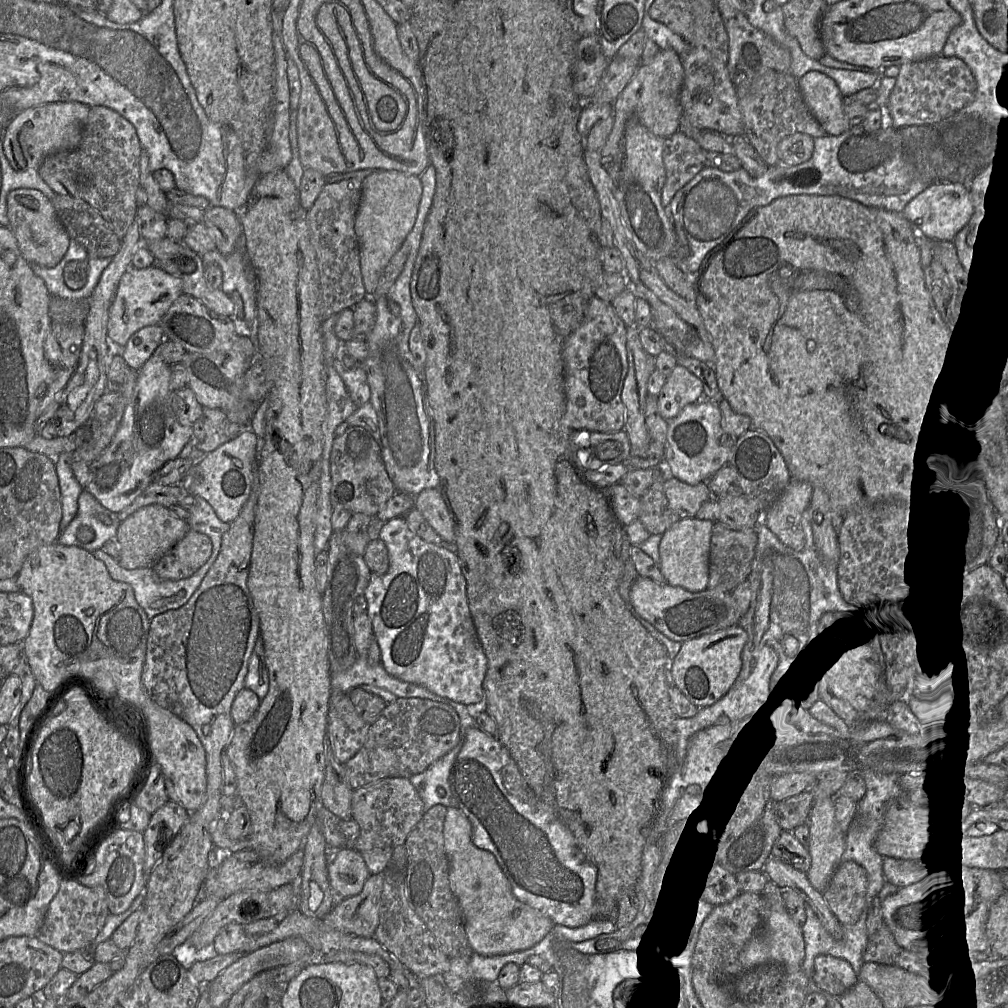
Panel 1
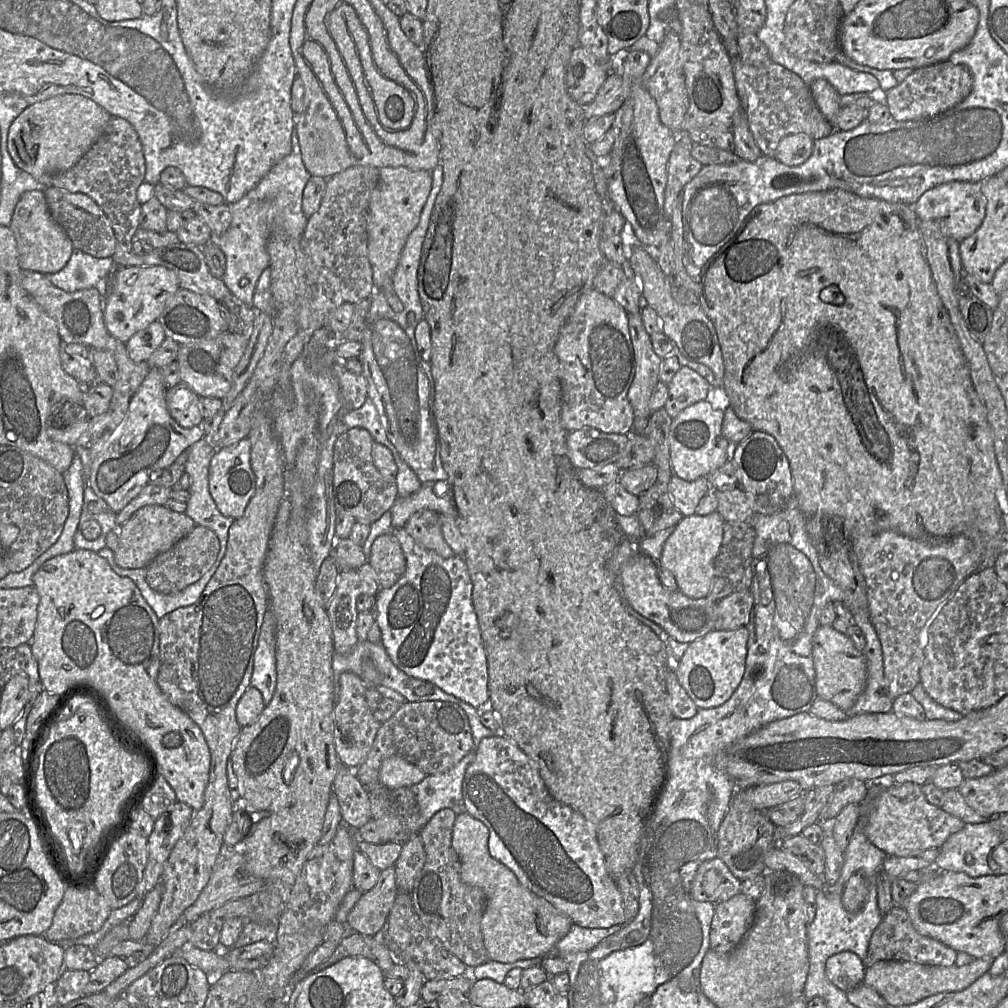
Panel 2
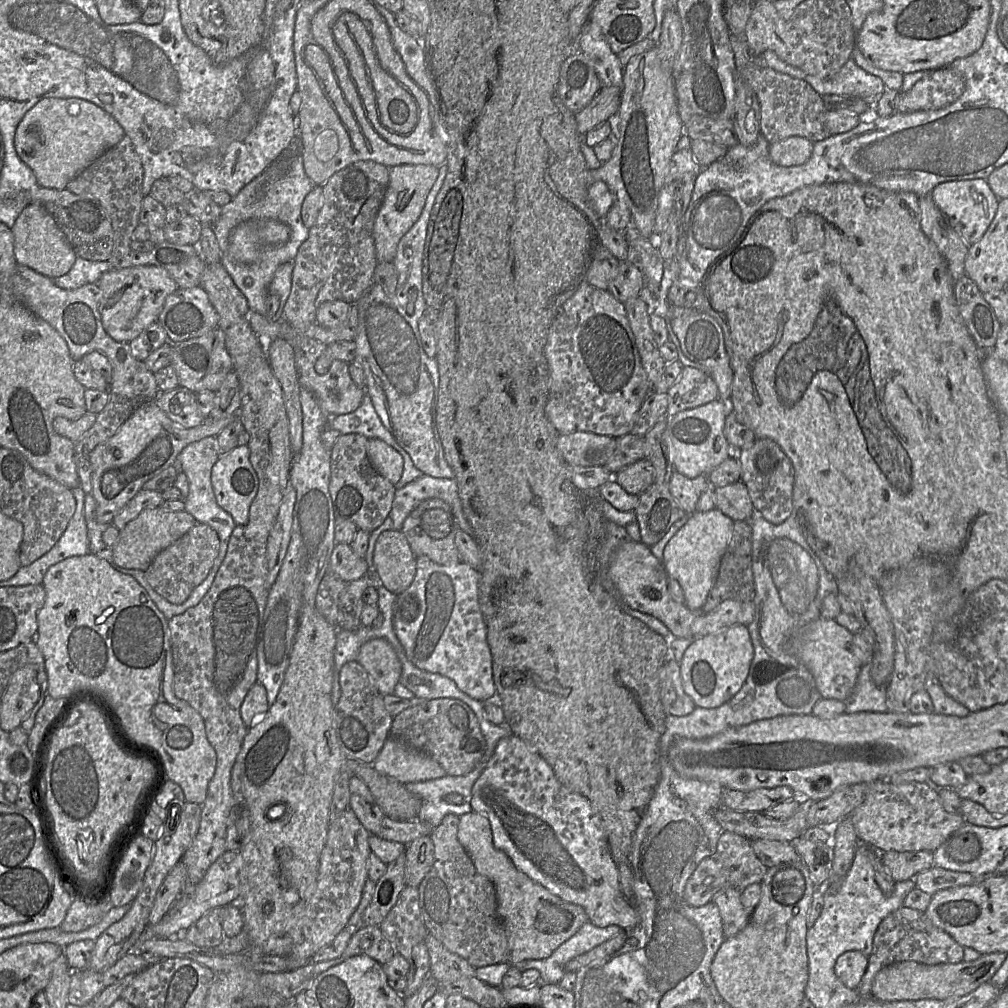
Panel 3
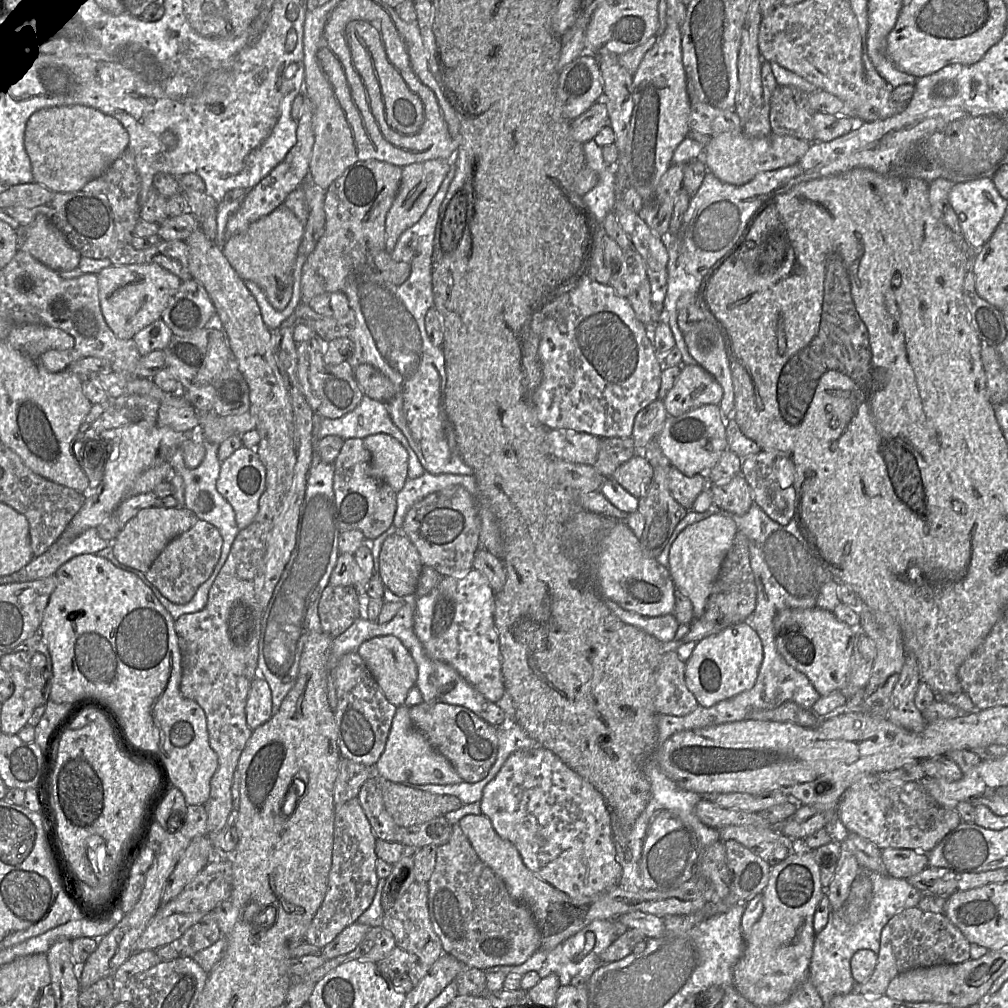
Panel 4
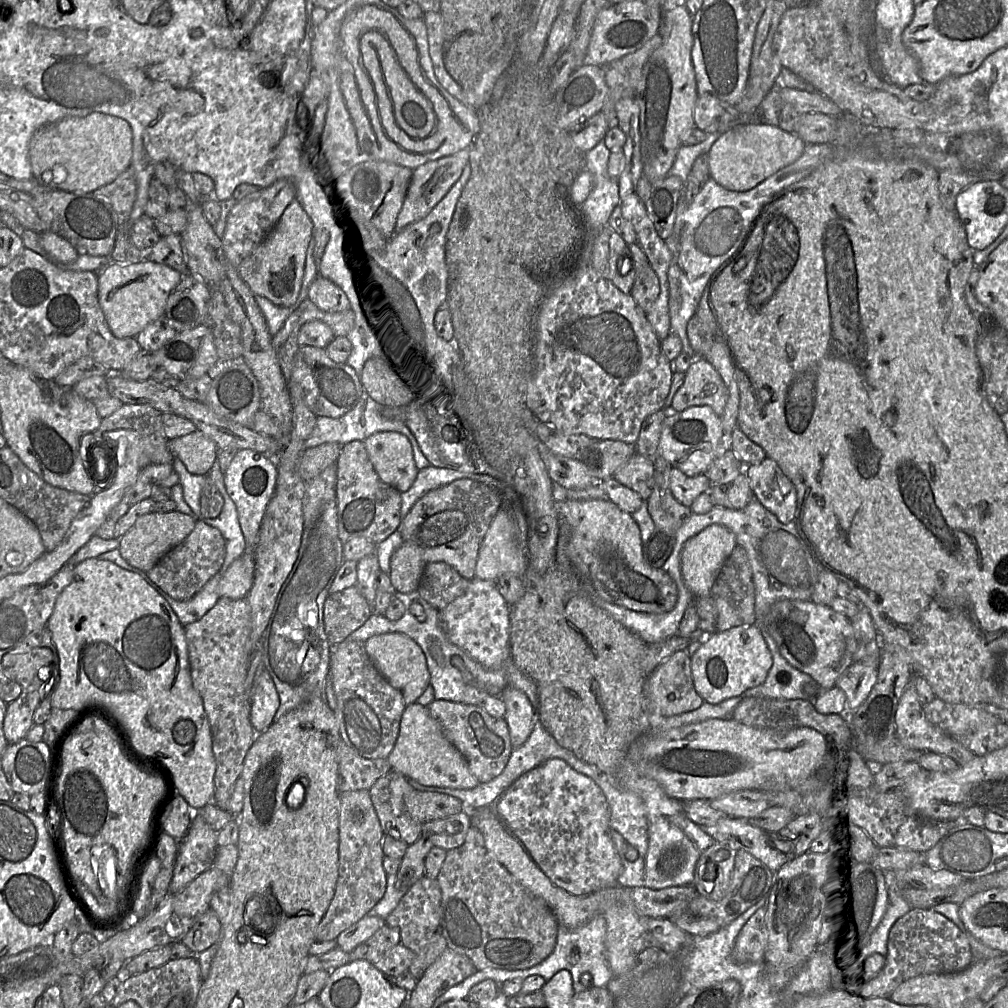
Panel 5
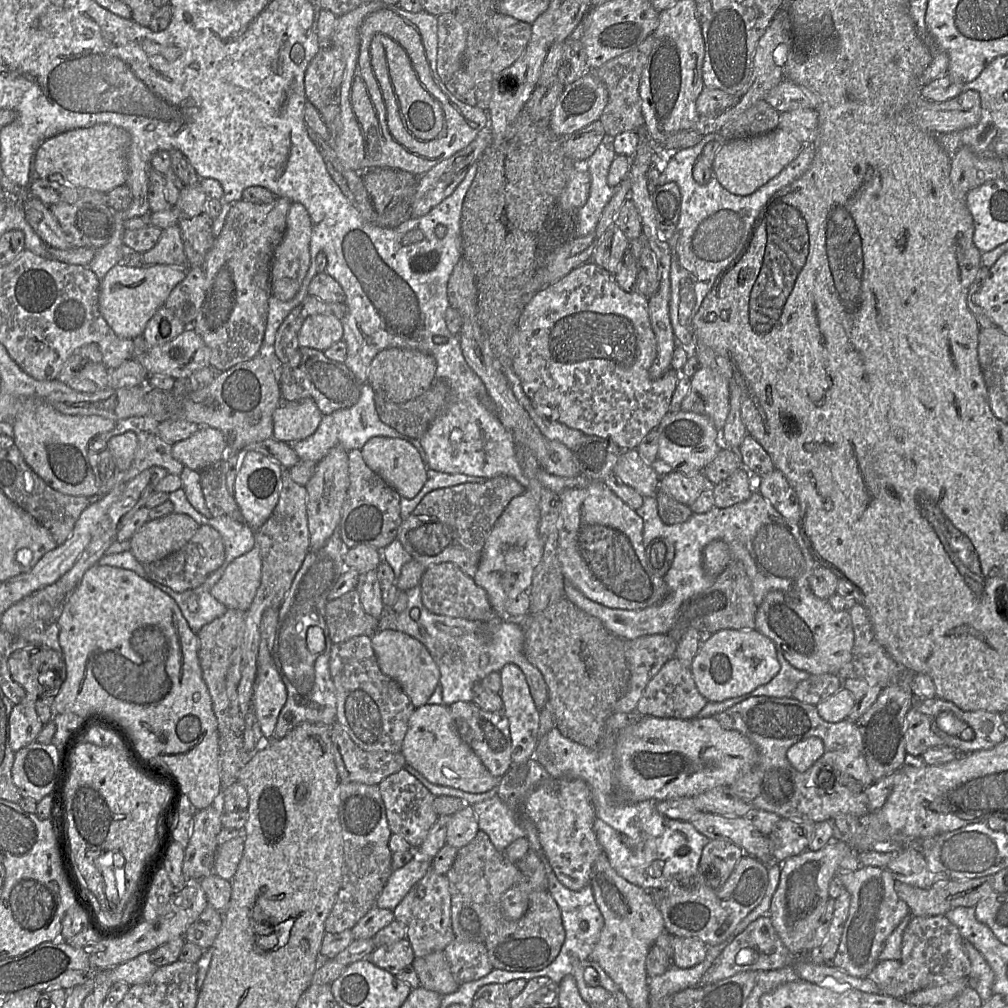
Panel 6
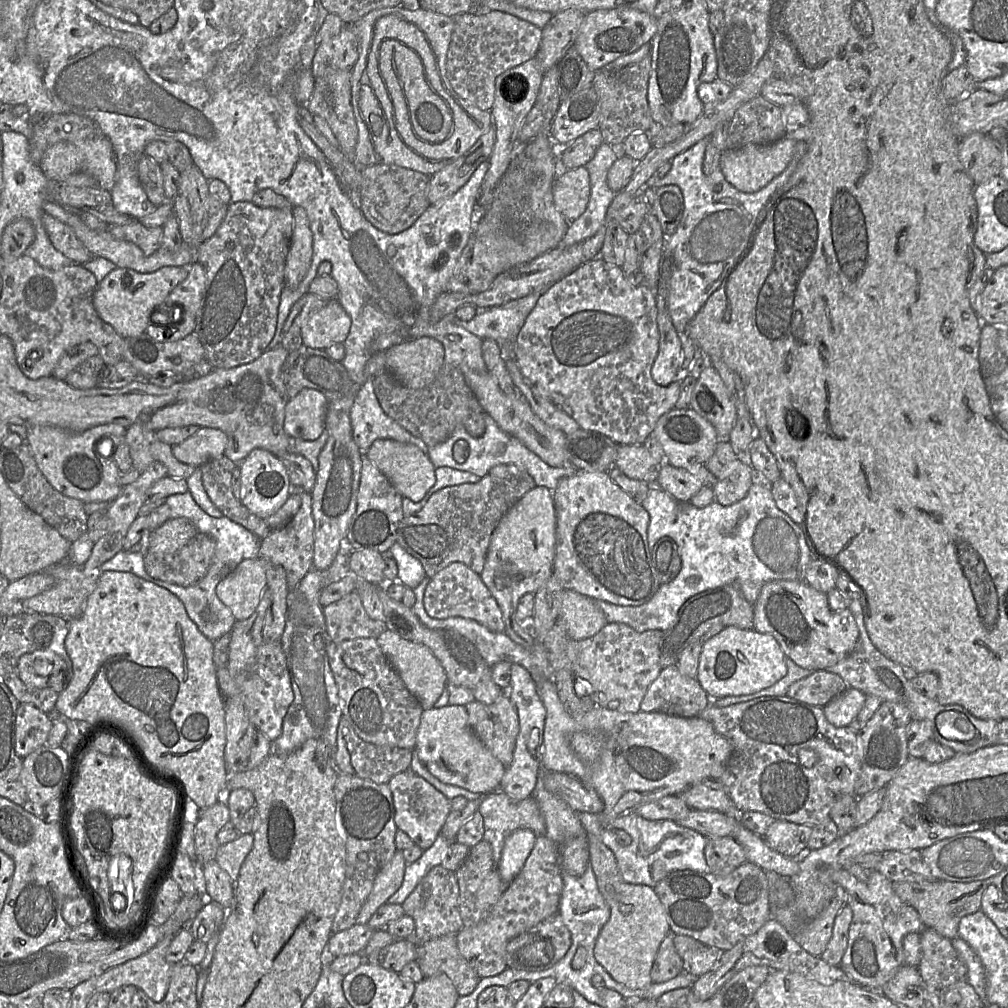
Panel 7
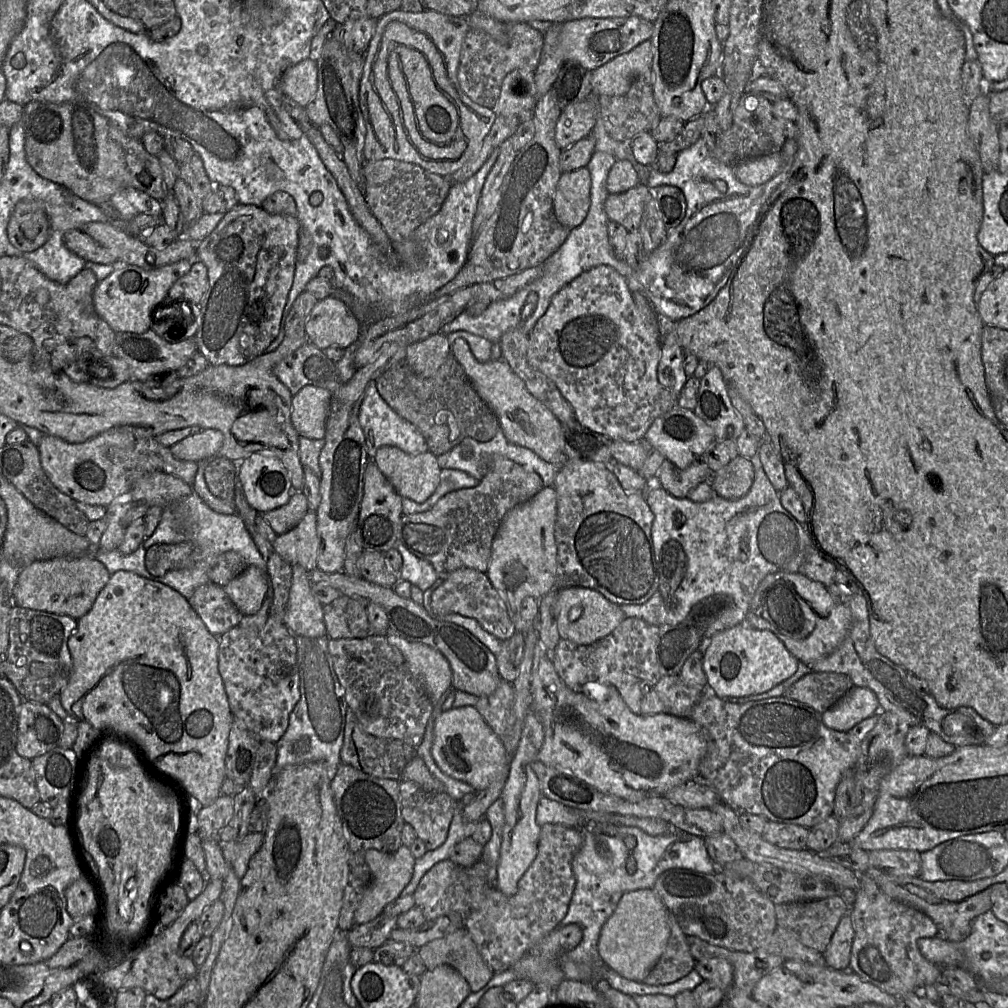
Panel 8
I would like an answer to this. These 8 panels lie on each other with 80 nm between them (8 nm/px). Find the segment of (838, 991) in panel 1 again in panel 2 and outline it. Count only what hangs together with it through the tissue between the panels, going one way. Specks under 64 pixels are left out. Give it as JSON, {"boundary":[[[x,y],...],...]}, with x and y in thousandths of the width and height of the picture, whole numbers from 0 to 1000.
{"boundary":[[[843,943],[824,948],[818,956],[819,969],[839,985],[856,976],[858,961],[853,949]]]}

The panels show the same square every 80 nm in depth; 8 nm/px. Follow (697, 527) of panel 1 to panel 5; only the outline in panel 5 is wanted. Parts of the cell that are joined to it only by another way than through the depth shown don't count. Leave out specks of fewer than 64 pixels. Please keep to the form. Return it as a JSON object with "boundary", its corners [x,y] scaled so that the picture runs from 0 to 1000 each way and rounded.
{"boundary":[[[706,520],[685,534],[676,549],[676,567],[683,584],[690,593],[702,592],[718,559],[730,543],[730,532],[715,520]]]}

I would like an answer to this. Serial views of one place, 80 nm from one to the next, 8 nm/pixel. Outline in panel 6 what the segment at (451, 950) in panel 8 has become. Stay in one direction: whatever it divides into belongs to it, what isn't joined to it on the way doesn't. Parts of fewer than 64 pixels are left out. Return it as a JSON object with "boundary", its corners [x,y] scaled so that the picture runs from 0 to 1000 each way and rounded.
{"boundary":[[[433,943],[420,949],[412,949],[410,959],[417,978],[440,988],[450,985],[456,976],[449,969],[440,943]]]}

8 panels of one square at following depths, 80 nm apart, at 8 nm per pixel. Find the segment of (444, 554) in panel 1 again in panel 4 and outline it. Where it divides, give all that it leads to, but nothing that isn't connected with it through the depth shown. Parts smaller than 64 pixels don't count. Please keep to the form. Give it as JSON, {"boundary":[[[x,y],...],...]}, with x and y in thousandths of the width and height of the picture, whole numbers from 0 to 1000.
{"boundary":[[[472,564],[458,572],[439,571],[425,589],[413,592],[411,626],[426,653],[445,659],[483,695],[493,697],[502,687],[490,617],[491,591],[484,574]]]}

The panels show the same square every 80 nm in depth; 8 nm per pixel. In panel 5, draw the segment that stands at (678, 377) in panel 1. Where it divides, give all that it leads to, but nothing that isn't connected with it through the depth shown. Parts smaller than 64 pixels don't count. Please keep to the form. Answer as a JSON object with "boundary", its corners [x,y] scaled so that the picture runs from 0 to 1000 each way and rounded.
{"boundary":[[[691,354],[680,369],[677,383],[665,402],[665,409],[675,409],[687,403],[704,403],[716,413],[723,389],[716,374],[697,354]]]}

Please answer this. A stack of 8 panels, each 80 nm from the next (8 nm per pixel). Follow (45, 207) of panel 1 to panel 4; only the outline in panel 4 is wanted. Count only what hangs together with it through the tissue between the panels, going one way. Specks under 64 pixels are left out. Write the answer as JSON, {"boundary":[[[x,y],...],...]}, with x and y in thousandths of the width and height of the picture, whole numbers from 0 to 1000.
{"boundary":[[[42,212],[26,224],[24,236],[20,238],[19,233],[19,248],[57,270],[74,267],[81,255],[63,232]]]}

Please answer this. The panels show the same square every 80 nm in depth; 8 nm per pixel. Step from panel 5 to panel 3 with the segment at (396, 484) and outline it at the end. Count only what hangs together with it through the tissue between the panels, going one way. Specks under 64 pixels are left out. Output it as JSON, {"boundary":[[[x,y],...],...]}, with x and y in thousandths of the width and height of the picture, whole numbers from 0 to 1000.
{"boundary":[[[373,435],[366,436],[364,447],[371,464],[393,481],[400,469],[399,452],[390,443]]]}

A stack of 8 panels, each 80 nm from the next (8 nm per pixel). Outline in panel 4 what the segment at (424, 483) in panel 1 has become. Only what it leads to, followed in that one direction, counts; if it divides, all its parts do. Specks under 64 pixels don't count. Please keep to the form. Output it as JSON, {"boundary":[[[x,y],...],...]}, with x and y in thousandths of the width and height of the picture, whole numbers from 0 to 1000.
{"boundary":[[[447,161],[447,167],[440,177],[438,183],[437,184],[434,191],[428,198],[425,206],[423,207],[420,214],[417,216],[417,218],[411,222],[409,225],[405,226],[402,230],[398,232],[398,234],[395,237],[395,240],[389,250],[385,250],[385,254],[387,257],[389,257],[392,260],[400,260],[404,261],[407,264],[407,271],[404,277],[397,283],[393,283],[389,280],[387,280],[385,277],[382,277],[376,269],[370,266],[369,263],[365,260],[361,264],[355,264],[354,271],[346,278],[345,282],[341,286],[341,291],[345,296],[346,303],[348,307],[352,310],[353,314],[353,321],[350,329],[347,332],[348,338],[351,340],[351,350],[349,354],[344,357],[344,359],[352,366],[357,361],[367,361],[374,365],[378,370],[380,370],[382,373],[384,373],[392,383],[394,383],[395,390],[392,394],[390,394],[388,397],[383,399],[384,406],[386,409],[386,412],[390,418],[390,420],[398,427],[402,435],[404,436],[407,443],[412,447],[417,459],[419,460],[420,464],[423,468],[429,469],[429,470],[451,470],[451,471],[468,471],[469,466],[467,463],[465,463],[456,453],[455,449],[453,447],[448,447],[444,437],[442,435],[442,430],[440,424],[446,423],[446,420],[443,418],[440,408],[439,408],[439,401],[440,401],[440,389],[441,389],[441,382],[442,382],[442,365],[441,365],[441,355],[440,350],[438,344],[431,343],[422,326],[422,313],[427,306],[431,305],[431,295],[430,295],[430,287],[429,287],[429,253],[430,253],[430,246],[431,246],[431,235],[432,235],[432,227],[433,222],[436,214],[436,207],[437,204],[442,194],[442,191],[445,188],[445,185],[451,175],[451,166],[448,164]]]}

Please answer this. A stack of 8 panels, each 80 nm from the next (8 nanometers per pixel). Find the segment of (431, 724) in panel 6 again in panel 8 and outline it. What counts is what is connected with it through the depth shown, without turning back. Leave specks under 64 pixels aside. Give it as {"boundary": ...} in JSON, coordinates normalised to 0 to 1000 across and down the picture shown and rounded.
{"boundary":[[[470,700],[439,705],[431,714],[430,727],[428,749],[440,768],[464,777],[471,785],[480,784],[490,775],[503,770],[505,751],[499,736]]]}

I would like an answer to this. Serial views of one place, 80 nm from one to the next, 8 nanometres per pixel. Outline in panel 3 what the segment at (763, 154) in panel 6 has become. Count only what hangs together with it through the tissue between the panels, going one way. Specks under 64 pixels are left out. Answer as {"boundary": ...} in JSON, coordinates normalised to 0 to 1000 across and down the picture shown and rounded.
{"boundary":[[[785,135],[763,143],[762,151],[766,161],[773,165],[792,165],[805,155],[807,142],[801,137]]]}

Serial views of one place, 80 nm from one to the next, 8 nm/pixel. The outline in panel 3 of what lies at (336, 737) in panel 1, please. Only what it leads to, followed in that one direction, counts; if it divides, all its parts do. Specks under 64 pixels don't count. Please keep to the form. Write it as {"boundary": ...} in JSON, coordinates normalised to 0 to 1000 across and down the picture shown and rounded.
{"boundary":[[[354,654],[339,662],[337,692],[332,700],[333,726],[337,745],[344,754],[369,759],[387,731],[390,711],[382,703],[380,691]]]}

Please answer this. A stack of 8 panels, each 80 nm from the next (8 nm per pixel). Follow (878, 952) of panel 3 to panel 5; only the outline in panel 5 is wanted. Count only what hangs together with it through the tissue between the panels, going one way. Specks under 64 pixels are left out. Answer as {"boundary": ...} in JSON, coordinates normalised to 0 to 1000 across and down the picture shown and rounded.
{"boundary":[[[904,902],[892,911],[882,924],[879,955],[872,968],[853,972],[848,967],[824,968],[825,981],[843,983],[856,988],[883,990],[896,974],[920,966],[941,966],[957,962],[966,954],[961,934],[943,913],[926,903]]]}

